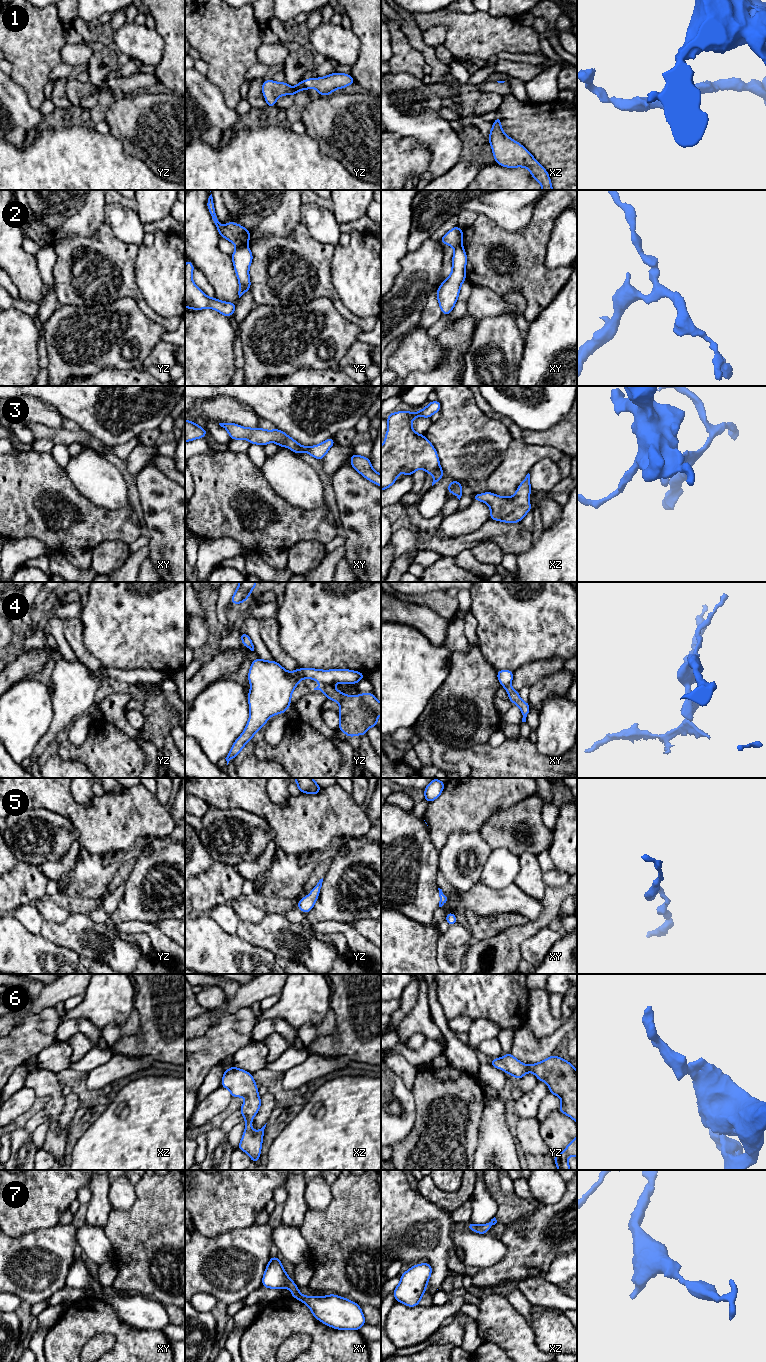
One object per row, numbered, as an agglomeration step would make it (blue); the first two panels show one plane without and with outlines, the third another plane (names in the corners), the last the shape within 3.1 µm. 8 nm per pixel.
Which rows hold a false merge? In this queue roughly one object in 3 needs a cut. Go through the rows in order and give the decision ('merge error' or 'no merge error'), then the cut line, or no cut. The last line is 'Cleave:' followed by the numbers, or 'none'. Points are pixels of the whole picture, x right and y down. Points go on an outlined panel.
1: no merge error; cut none
2: merge error; cut yz (246, 245), (237, 247)
3: no merge error; cut none
4: merge error; cut yz (323, 683), (331, 686)
5: no merge error; cut none
6: no merge error; cut none
7: no merge error; cut none
Cleave: 2, 4

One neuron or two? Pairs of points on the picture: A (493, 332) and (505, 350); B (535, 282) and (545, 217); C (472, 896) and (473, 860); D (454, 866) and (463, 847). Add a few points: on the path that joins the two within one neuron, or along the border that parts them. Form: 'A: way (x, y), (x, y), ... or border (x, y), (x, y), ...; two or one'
A: way (493, 336), (501, 346); one
B: way (535, 266), (535, 236), (537, 233); one
C: border (478, 880), (469, 889), (456, 891); two
D: way (459, 861), (463, 857), (463, 852); one

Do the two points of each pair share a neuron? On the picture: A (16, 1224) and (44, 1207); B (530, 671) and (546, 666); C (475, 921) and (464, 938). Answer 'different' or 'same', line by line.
A: same
B: same
C: different

